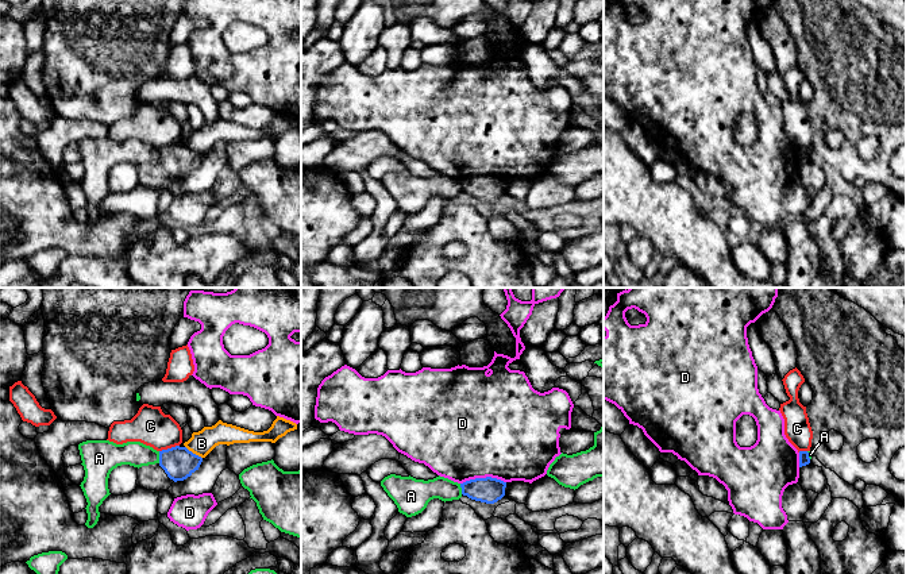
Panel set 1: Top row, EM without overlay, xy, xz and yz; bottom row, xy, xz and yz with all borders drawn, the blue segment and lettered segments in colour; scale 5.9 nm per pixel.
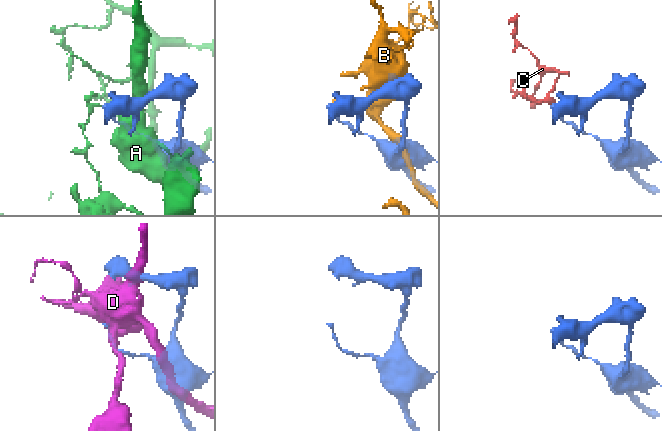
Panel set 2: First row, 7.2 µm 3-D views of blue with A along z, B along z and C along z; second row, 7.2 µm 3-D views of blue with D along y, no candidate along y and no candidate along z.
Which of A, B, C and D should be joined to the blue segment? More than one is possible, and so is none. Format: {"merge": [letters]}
{"merge": []}

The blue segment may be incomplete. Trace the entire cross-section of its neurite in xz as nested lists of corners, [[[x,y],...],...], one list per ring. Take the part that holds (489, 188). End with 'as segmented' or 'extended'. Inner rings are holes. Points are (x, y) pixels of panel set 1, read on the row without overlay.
[[[486,174],[460,181],[462,192],[471,197],[494,201],[505,193],[506,180]]]; as segmented

